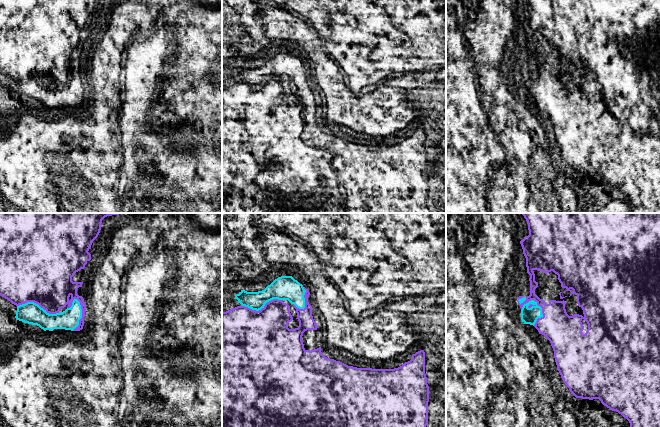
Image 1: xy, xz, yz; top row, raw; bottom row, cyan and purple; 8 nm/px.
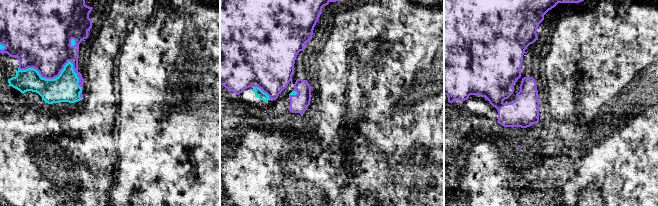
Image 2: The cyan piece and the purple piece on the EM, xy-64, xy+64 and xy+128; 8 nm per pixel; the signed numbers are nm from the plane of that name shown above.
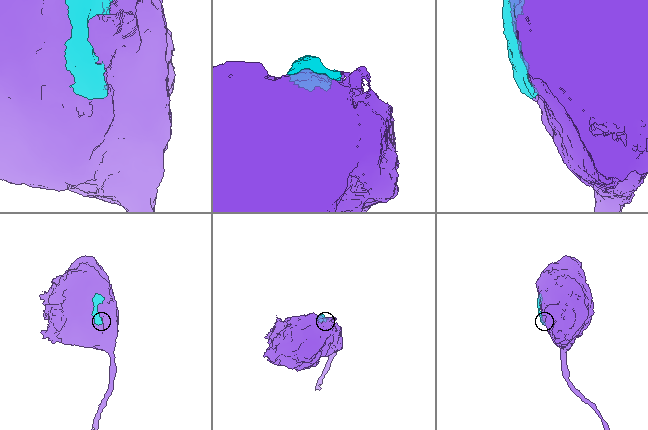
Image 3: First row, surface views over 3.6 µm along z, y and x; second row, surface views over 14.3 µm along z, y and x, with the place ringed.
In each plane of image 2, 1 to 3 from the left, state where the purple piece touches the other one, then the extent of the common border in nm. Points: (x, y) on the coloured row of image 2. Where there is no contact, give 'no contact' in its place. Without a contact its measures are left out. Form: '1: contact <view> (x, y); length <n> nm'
1: contact xy-64 (59, 75); length 550 nm
2: contact xy+64 (261, 90); length 200 nm
3: no contact

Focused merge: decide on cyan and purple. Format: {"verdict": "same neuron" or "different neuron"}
{"verdict": "same neuron"}

